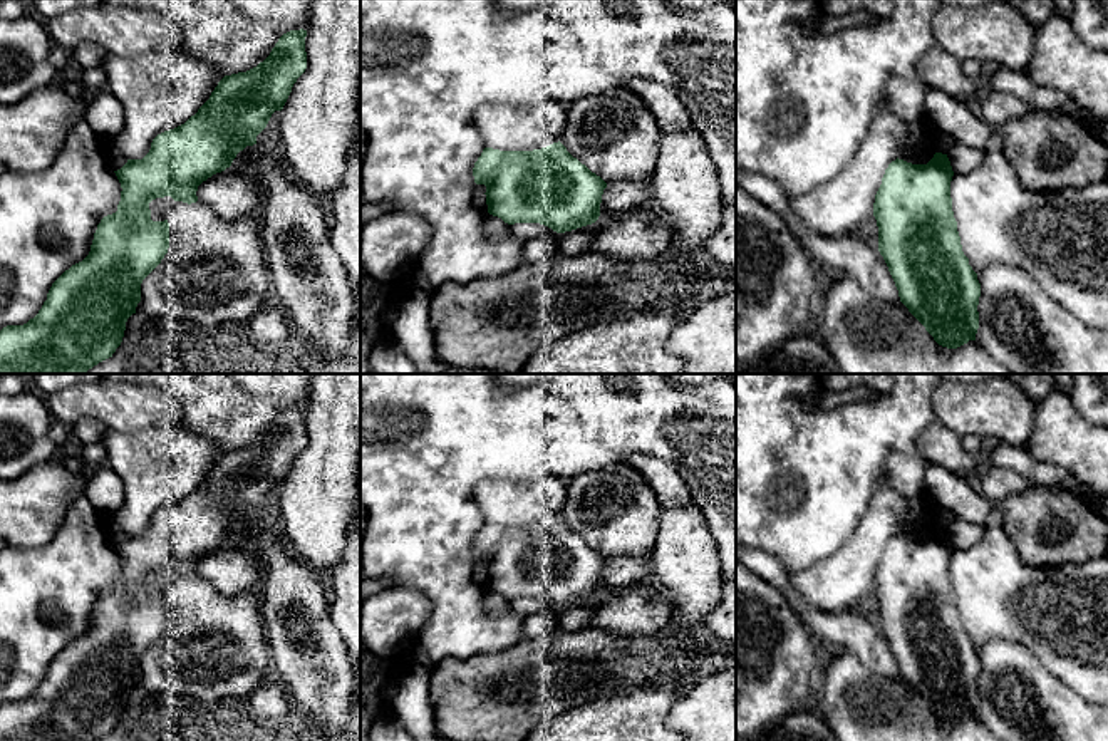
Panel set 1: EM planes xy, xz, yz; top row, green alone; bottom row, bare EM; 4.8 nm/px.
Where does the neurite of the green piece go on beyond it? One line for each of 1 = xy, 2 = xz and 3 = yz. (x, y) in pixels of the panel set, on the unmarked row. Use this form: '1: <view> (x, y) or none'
1: none
2: none
3: none

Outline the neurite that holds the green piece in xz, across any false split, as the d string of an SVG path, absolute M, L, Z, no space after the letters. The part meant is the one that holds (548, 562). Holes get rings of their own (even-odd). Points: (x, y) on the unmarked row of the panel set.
M560 516L533 526L484 523L473 552L486 562L489 590L508 600L540 598L557 609L595 598L607 563Z

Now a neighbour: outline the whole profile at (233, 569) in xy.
M233 542L213 550L198 562L198 578L206 580L225 597L258 588L261 563L246 547Z

